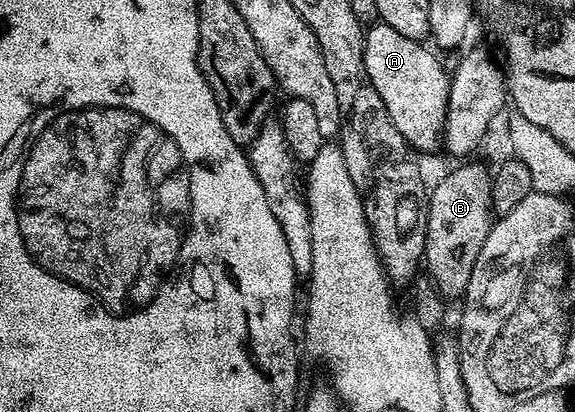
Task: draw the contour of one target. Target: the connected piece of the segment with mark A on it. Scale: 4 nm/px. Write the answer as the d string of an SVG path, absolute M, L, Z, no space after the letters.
M378 21L365 28L364 65L368 69L368 77L380 93L380 101L384 101L384 109L388 109L388 117L392 117L392 125L400 129L415 152L439 150L442 142L442 130L446 120L446 105L450 92L450 75L442 67L442 60L433 55L425 46L425 42L404 37L404 33L396 33L387 23Z

